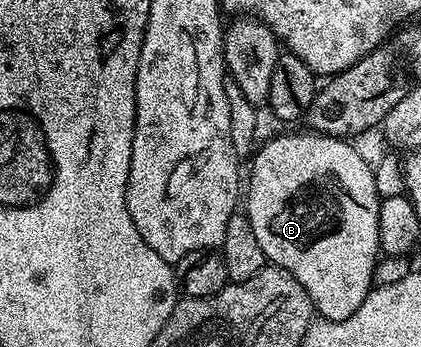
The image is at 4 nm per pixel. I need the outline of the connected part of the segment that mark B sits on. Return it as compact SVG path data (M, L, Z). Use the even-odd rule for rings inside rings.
M306 132L307 134L279 134L271 138L267 143L260 145L254 151L250 159L251 179L245 182L245 213L249 224L253 224L253 236L257 236L257 244L261 244L261 252L264 259L272 266L279 266L285 272L289 272L305 288L309 300L315 305L315 312L319 318L327 318L331 322L345 320L361 308L365 296L373 288L375 276L375 263L381 257L379 249L379 204L380 196L374 186L374 169L372 163L367 163L353 147L350 141L341 138L332 138L324 133Z

